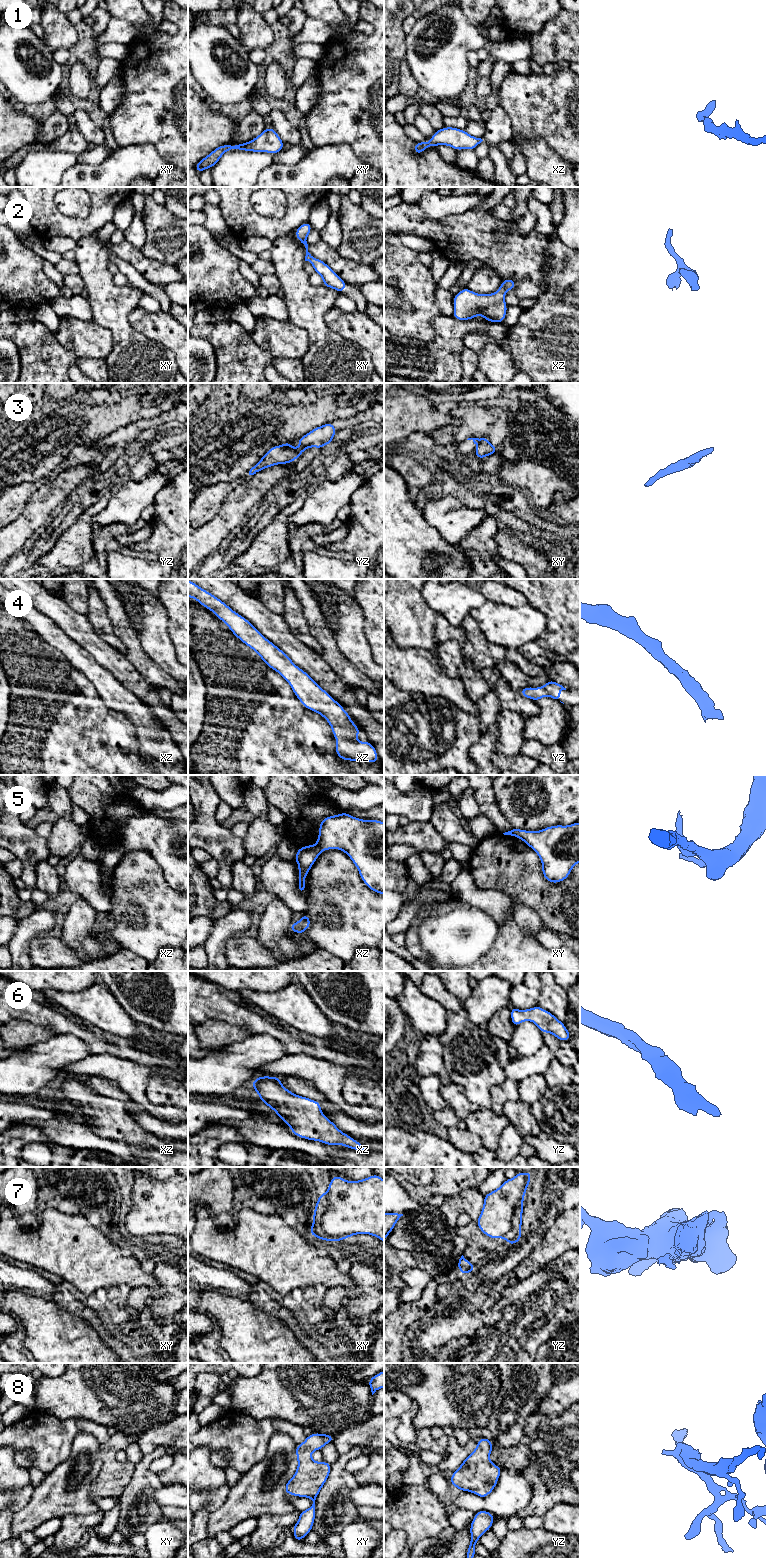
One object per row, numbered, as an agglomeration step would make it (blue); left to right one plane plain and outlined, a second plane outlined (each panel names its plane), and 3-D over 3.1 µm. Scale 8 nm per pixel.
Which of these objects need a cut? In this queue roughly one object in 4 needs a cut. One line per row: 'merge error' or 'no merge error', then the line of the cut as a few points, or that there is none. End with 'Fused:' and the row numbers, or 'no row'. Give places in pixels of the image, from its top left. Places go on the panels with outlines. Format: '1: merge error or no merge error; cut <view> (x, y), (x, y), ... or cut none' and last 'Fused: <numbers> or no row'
1: no merge error; cut none
2: no merge error; cut none
3: merge error; cut yz (301, 446), (307, 448)
4: no merge error; cut none
5: merge error; cut xz (316, 844), (322, 850)
6: no merge error; cut none
7: merge error; cut xy (327, 1192), (327, 1206), (317, 1223), (324, 1240)
8: no merge error; cut none
Fused: 3, 5, 7

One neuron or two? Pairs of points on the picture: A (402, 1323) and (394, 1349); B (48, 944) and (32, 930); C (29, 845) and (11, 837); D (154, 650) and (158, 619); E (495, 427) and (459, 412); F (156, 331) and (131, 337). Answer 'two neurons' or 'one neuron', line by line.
A: one neuron
B: two neurons
C: one neuron
D: one neuron
E: one neuron
F: two neurons

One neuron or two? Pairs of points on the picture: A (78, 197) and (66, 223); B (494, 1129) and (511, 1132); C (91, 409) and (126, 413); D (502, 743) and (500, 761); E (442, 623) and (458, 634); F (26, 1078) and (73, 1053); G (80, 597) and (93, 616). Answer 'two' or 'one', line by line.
A: two
B: two
C: one
D: two
E: one
F: one
G: two

